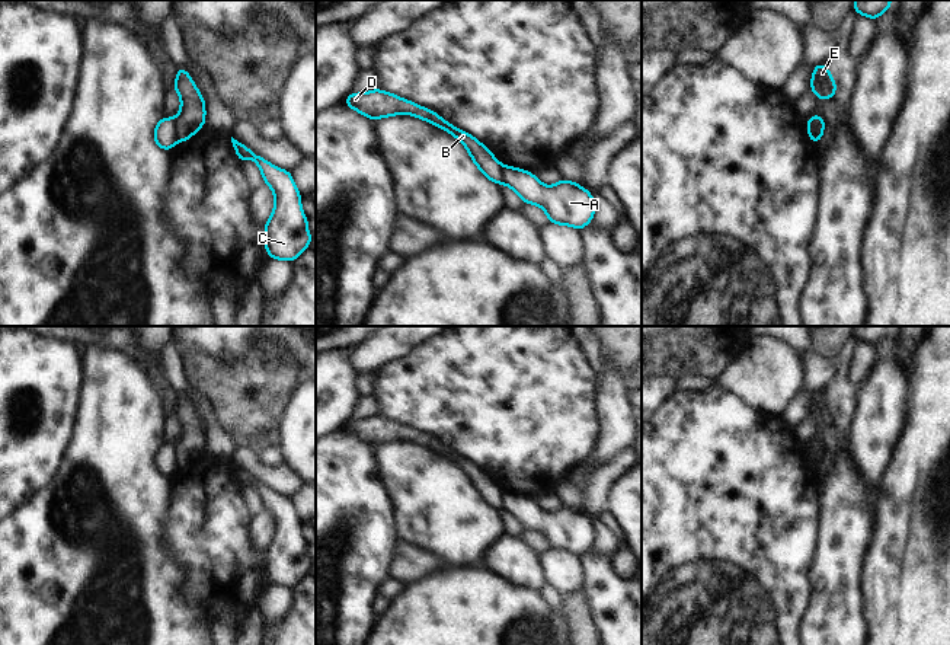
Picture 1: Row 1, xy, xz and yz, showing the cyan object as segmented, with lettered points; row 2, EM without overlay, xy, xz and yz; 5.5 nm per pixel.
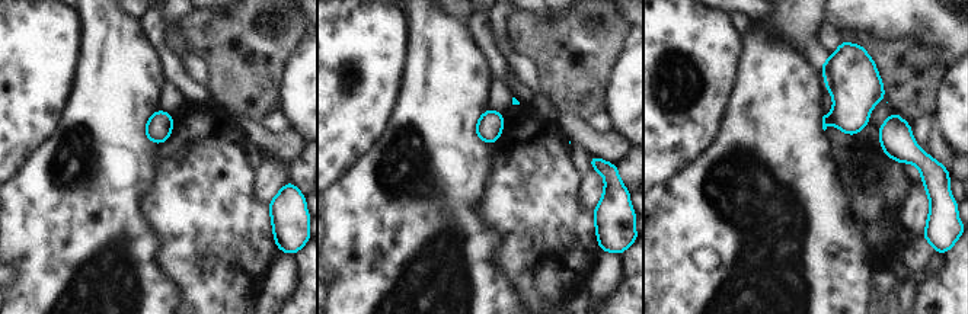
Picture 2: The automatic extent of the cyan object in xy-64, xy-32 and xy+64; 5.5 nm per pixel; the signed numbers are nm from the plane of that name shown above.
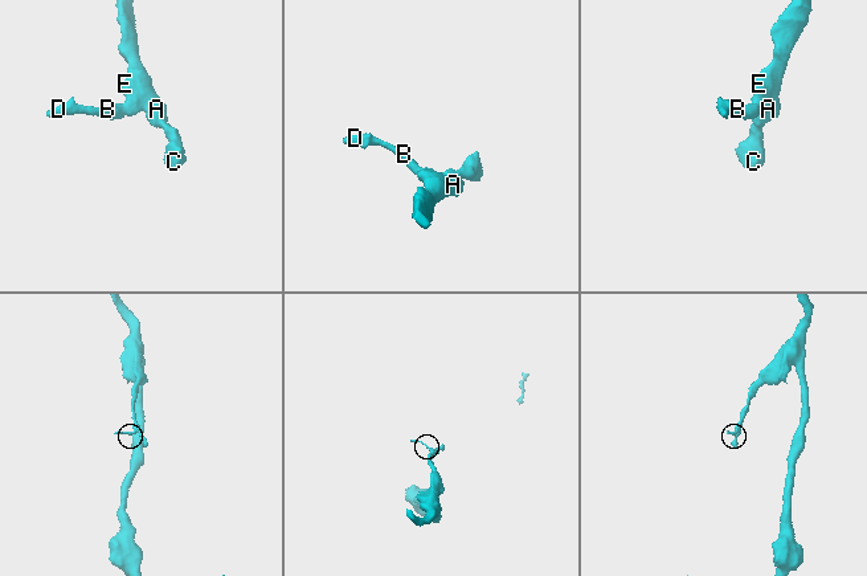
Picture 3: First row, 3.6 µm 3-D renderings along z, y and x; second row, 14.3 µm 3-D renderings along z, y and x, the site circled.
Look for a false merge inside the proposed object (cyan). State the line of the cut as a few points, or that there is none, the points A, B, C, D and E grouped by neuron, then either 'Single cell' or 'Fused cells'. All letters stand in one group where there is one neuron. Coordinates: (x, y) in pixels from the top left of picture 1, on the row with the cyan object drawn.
Split along xy (173, 120), (178, 139). Groups: A C E / B D. Fused cells.

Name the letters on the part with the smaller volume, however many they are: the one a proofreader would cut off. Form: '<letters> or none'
B, D.

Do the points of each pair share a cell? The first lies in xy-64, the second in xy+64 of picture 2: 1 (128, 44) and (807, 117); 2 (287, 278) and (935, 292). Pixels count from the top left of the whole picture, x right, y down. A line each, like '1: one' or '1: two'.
1: one
2: two

